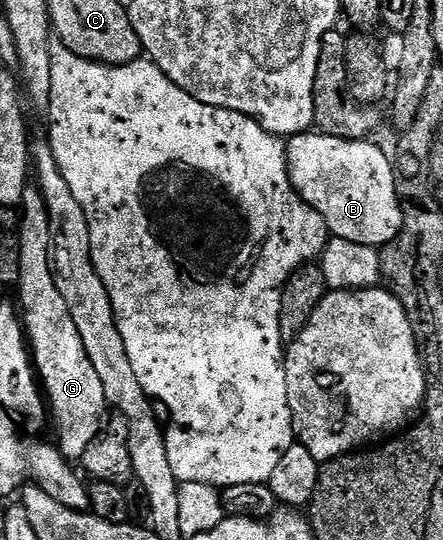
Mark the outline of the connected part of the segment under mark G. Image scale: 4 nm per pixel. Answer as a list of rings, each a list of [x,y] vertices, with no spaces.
[[[29,188],[24,191],[23,210],[24,219],[18,225],[18,306],[30,341],[34,369],[42,383],[47,405],[48,402],[52,405],[52,414],[56,417],[55,441],[58,449],[66,459],[80,460],[88,445],[100,435],[106,421],[104,410],[109,409],[108,397],[102,388],[102,380],[98,380],[98,372],[94,372],[94,364],[90,364],[90,356],[86,356],[86,344],[82,344],[82,336],[78,336],[78,324],[74,324],[74,319],[70,317],[70,308],[66,308],[66,300],[62,300],[62,292],[58,292],[58,284],[52,275],[50,220],[39,189]]]

